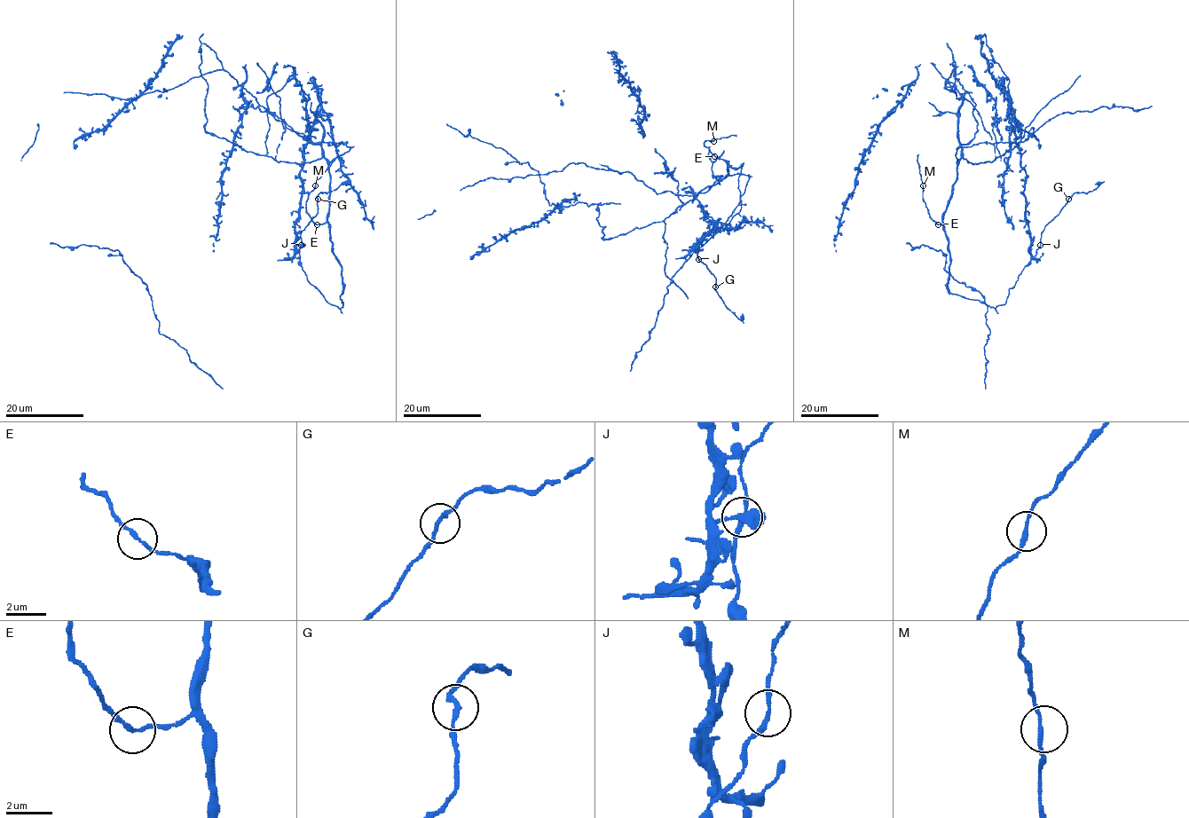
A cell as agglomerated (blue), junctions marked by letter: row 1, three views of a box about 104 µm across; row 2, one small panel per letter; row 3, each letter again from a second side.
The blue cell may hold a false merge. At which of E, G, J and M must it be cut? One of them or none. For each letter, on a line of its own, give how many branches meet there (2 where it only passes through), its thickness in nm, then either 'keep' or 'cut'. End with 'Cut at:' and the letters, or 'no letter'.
E: 2 | 160 nm | keep
G: 2 | 170 nm | keep
J: 2 | 180 nm | keep
M: 2 | 170 nm | keep
Cut at: no letter

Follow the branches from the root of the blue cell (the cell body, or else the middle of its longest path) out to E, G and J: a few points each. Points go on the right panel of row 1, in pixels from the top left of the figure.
E: (962, 86), (975, 104), (973, 116), (978, 129), (971, 140), (961, 145), (952, 196), (942, 221), (938, 224)
G: (962, 86), (978, 129), (961, 145), (942, 217), (948, 289), (1003, 305), (1068, 199)
J: (962, 86), (975, 104), (978, 129), (961, 145), (942, 217), (948, 289), (990, 307), (1003, 305), (1040, 245)

